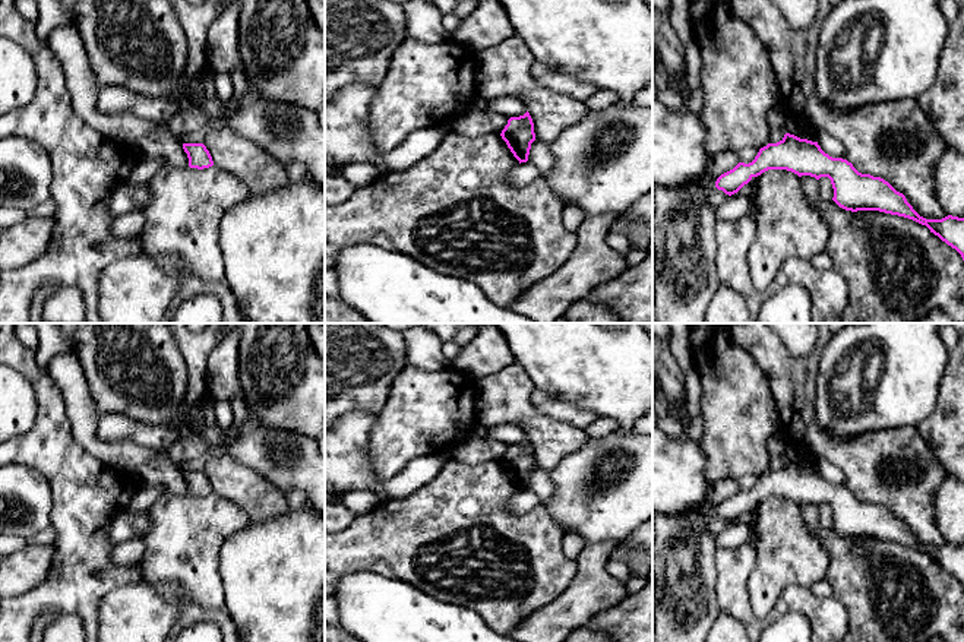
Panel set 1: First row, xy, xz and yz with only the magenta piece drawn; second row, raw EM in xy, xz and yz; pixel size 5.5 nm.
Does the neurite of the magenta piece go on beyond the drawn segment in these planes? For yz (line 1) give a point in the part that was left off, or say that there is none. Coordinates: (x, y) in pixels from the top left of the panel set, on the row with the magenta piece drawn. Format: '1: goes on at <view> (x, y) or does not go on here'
1: does not go on here

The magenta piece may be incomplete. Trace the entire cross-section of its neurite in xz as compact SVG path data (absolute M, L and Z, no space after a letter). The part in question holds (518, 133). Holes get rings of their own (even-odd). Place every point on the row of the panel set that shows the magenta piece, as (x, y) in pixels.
M527 111L524 116L511 117L500 136L519 164L527 162L531 143L535 140L534 123L530 113Z

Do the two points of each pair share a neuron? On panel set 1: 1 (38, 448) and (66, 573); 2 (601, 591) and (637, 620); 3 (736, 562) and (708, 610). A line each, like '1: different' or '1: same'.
1: same
2: different
3: different

